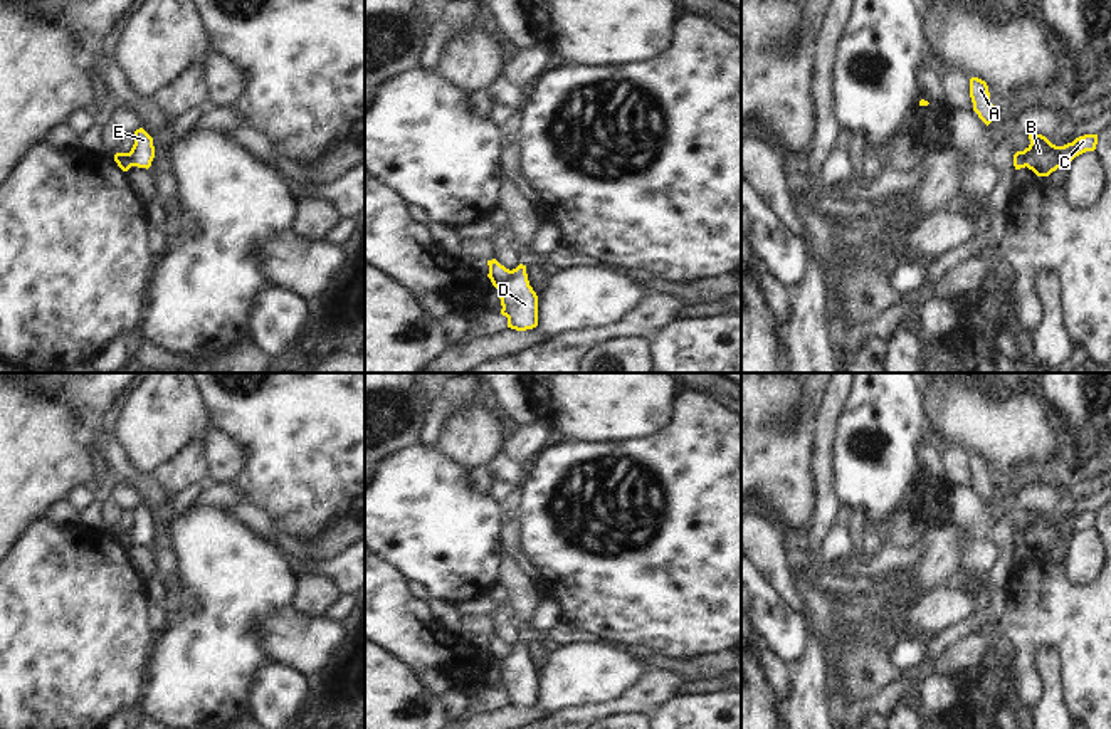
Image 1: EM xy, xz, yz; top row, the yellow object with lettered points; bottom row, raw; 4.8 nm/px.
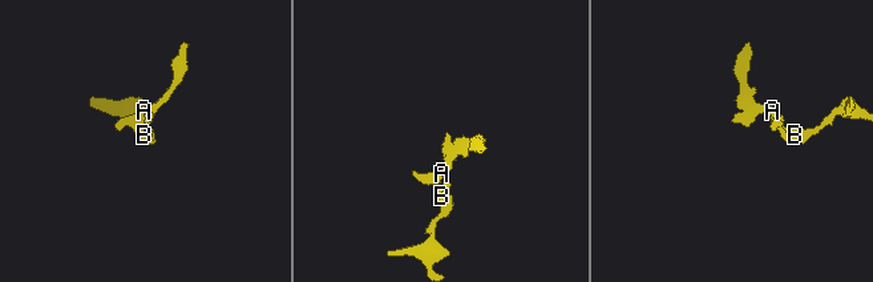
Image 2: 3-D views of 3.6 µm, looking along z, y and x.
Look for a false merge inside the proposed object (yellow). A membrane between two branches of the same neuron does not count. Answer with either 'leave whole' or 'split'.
split

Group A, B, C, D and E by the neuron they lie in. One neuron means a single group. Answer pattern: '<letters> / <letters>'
A / B C D E

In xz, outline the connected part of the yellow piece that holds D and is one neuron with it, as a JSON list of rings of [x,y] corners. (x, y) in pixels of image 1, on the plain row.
[[[519,640],[511,653],[498,665],[501,690],[508,694],[508,704],[526,707],[538,702],[538,672],[529,662],[526,642]]]

